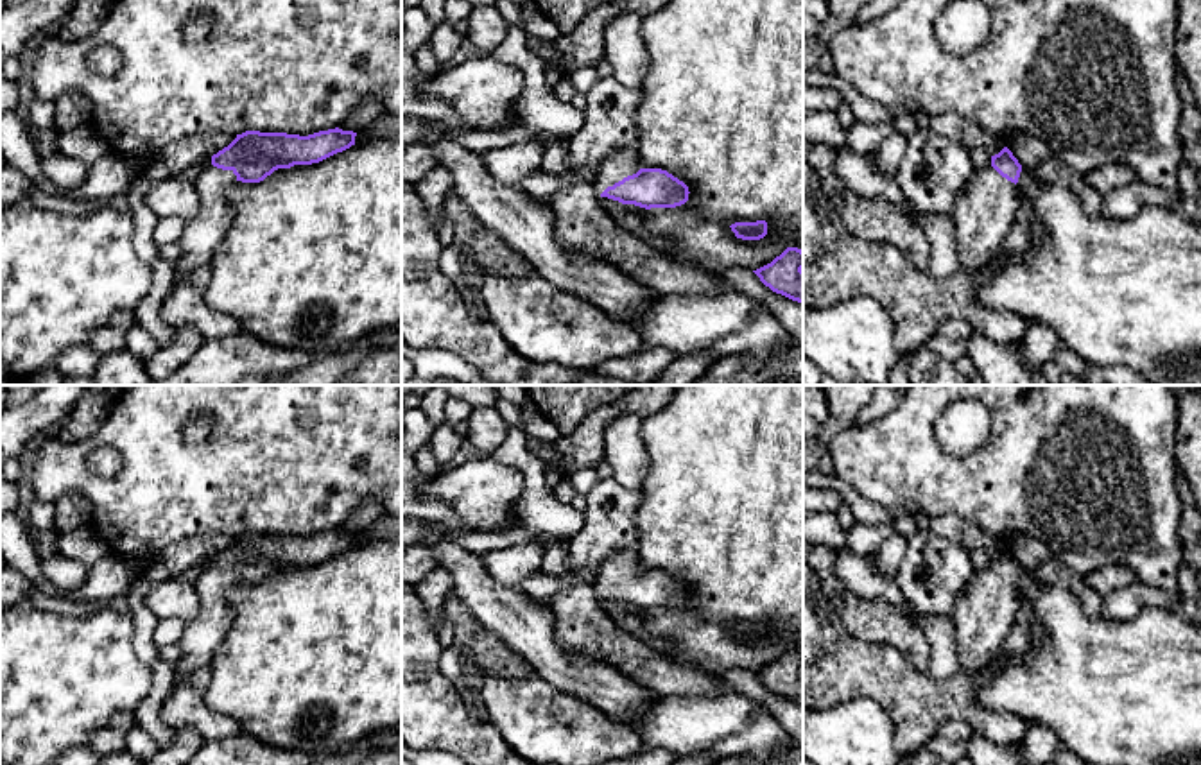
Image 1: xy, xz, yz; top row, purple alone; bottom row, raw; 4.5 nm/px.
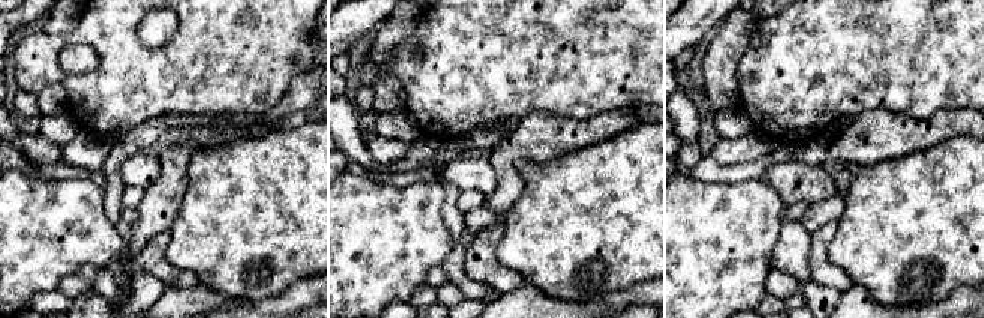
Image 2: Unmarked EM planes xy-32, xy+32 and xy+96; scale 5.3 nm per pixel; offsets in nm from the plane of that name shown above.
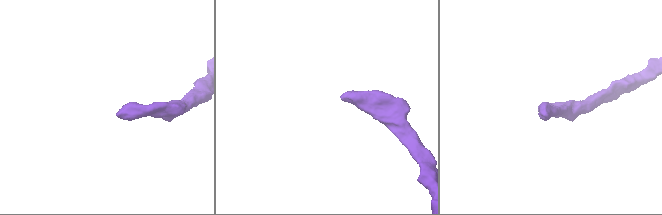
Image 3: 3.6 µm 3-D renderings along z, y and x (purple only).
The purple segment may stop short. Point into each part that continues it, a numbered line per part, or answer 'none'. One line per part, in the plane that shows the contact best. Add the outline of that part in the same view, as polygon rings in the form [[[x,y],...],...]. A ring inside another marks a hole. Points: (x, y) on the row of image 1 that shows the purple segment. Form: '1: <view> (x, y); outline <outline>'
1: xz (622, 162); outline [[[636,145],[618,147],[602,159],[599,172],[592,179],[593,188],[600,195],[608,186],[636,174],[640,168],[640,154]]]

